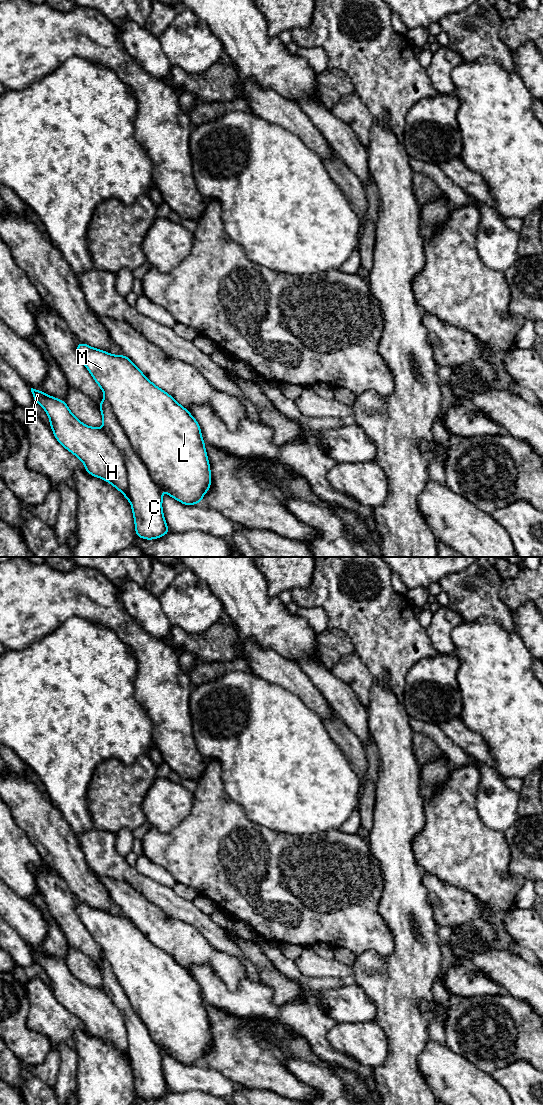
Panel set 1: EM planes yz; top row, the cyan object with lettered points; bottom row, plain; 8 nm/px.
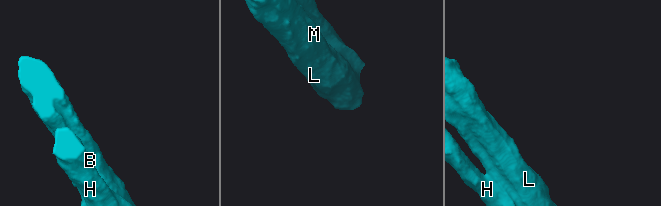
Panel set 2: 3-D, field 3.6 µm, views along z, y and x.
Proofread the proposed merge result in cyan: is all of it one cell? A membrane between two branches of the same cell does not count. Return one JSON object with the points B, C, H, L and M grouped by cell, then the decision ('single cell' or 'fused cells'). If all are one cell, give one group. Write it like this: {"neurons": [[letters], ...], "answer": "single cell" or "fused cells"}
{"neurons": [["B", "H"], ["C", "L", "M"]], "answer": "fused cells"}

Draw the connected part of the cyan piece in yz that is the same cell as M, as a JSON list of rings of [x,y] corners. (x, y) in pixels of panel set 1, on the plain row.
[[[77,902],[77,914],[98,946],[102,949],[105,956],[105,958],[99,963],[99,969],[103,977],[103,990],[114,1002],[114,1004],[120,1009],[121,1014],[123,1015],[123,1018],[125,1020],[125,1024],[128,1028],[128,1056],[133,1071],[136,1096],[146,1100],[158,1099],[170,1093],[162,1070],[163,1055],[160,1050],[162,1047],[167,1050],[168,1056],[178,1060],[179,1062],[187,1066],[202,1063],[203,1056],[211,1047],[212,1036],[208,1016],[204,1007],[205,1002],[201,995],[200,985],[189,973],[188,969],[182,967],[171,955],[153,944],[127,916],[112,915],[107,913],[106,911],[92,908],[87,904],[80,902]]]

